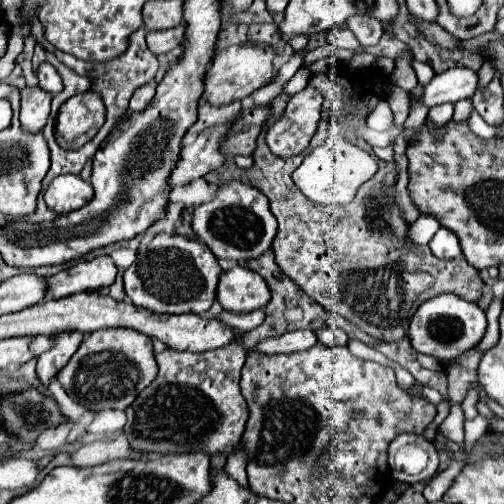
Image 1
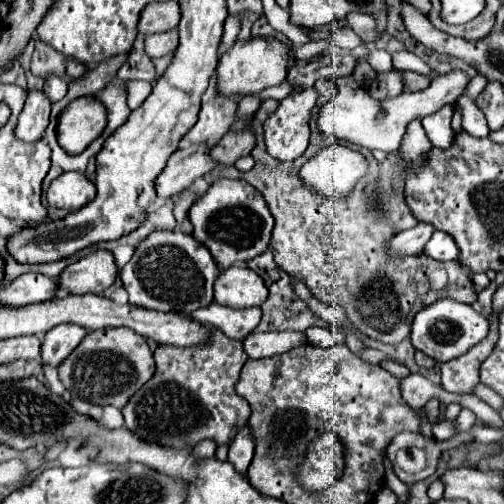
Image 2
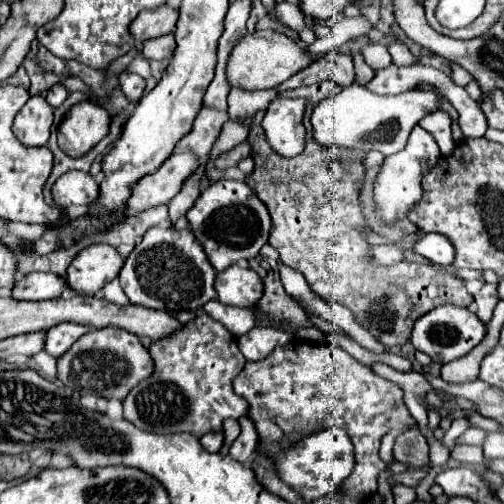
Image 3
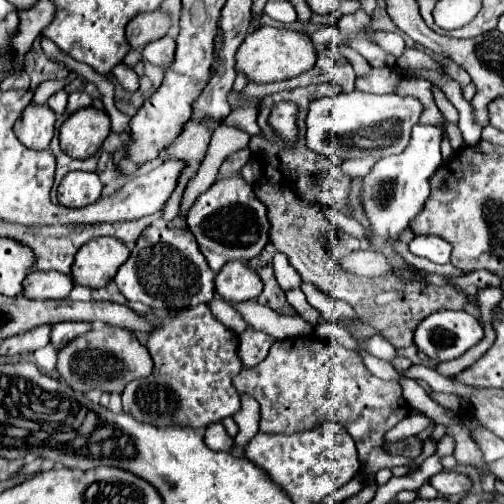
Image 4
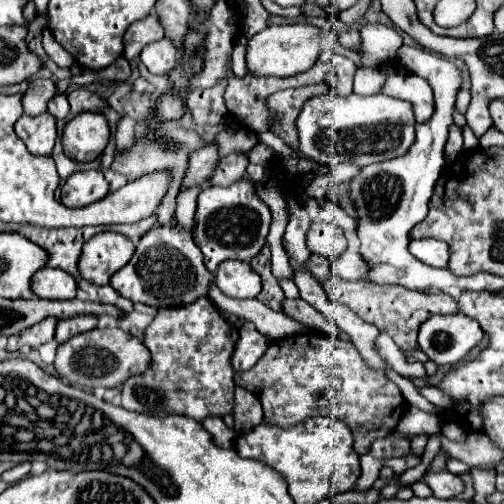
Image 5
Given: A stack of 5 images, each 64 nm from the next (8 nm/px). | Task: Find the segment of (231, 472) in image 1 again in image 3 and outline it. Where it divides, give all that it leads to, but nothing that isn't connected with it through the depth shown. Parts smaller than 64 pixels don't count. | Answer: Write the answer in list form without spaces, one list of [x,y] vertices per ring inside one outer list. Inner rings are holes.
[[[242,416],[240,420],[240,436],[234,440],[234,444],[230,446],[230,456],[240,462],[240,464],[248,464],[256,452],[256,444],[258,444],[258,434],[256,428],[252,424],[252,420],[248,416]]]

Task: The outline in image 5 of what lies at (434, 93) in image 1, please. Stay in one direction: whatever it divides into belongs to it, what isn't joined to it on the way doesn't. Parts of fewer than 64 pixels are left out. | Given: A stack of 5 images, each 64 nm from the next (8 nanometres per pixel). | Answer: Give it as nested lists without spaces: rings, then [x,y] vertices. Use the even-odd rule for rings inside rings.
[[[384,94],[316,96],[304,104],[296,120],[300,132],[300,150],[312,160],[332,168],[342,162],[368,166],[372,162],[384,162],[406,154],[408,146],[414,142],[414,124],[416,120],[412,116],[412,104]]]

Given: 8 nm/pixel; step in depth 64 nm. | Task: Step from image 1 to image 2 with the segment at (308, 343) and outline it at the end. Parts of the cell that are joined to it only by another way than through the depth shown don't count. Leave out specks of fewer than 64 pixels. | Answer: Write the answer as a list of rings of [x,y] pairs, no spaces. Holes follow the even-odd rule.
[[[264,332],[264,334],[250,334],[248,338],[244,338],[244,348],[250,358],[266,358],[282,354],[302,344],[308,344],[304,332]]]

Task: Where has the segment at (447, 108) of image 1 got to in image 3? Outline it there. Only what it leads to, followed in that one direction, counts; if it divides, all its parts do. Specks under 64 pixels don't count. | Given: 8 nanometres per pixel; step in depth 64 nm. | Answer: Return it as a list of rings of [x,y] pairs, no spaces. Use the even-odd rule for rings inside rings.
[[[436,110],[434,114],[424,116],[418,123],[424,130],[432,132],[434,140],[440,149],[442,155],[446,156],[452,152],[454,148],[454,140],[452,140],[452,130],[450,116],[444,110]]]

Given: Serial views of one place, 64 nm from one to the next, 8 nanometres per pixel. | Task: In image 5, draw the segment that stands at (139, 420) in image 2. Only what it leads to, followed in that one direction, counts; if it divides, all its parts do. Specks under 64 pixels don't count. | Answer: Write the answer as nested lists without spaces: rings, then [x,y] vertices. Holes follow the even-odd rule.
[[[200,298],[194,304],[176,306],[176,308],[160,308],[154,322],[146,328],[144,346],[152,354],[150,368],[126,380],[122,386],[122,406],[132,412],[144,412],[150,416],[168,416],[180,414],[192,420],[202,422],[204,418],[218,418],[232,414],[234,410],[234,368],[232,368],[232,352],[238,342],[238,330],[228,324],[218,308],[208,300]]]

